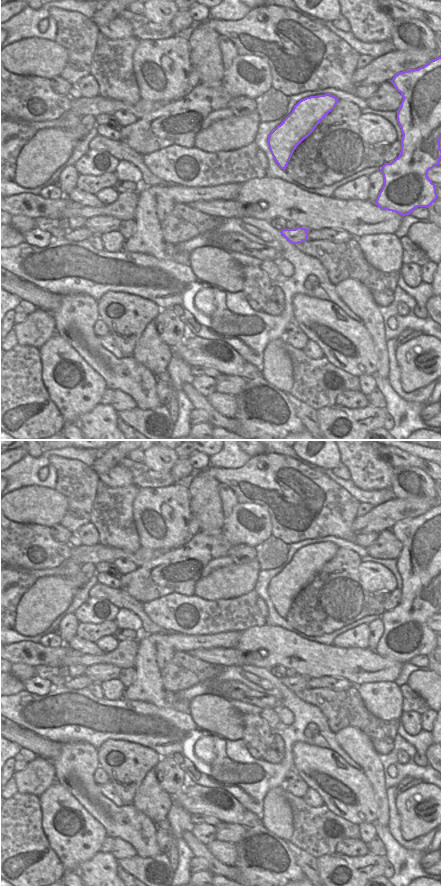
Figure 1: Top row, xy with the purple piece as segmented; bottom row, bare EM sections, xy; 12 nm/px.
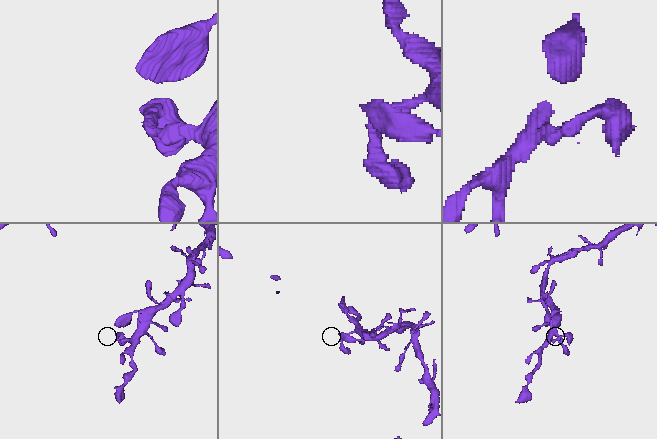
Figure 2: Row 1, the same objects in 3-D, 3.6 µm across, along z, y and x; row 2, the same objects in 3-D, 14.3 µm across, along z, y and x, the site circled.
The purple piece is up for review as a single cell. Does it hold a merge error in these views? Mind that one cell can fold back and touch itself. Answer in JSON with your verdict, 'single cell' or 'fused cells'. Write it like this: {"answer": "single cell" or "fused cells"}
{"answer": "single cell"}

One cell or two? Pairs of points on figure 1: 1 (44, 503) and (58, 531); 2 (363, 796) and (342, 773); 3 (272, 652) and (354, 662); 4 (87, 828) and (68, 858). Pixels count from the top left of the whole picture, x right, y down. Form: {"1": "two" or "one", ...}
{"1": "two", "2": "one", "3": "one", "4": "one"}

